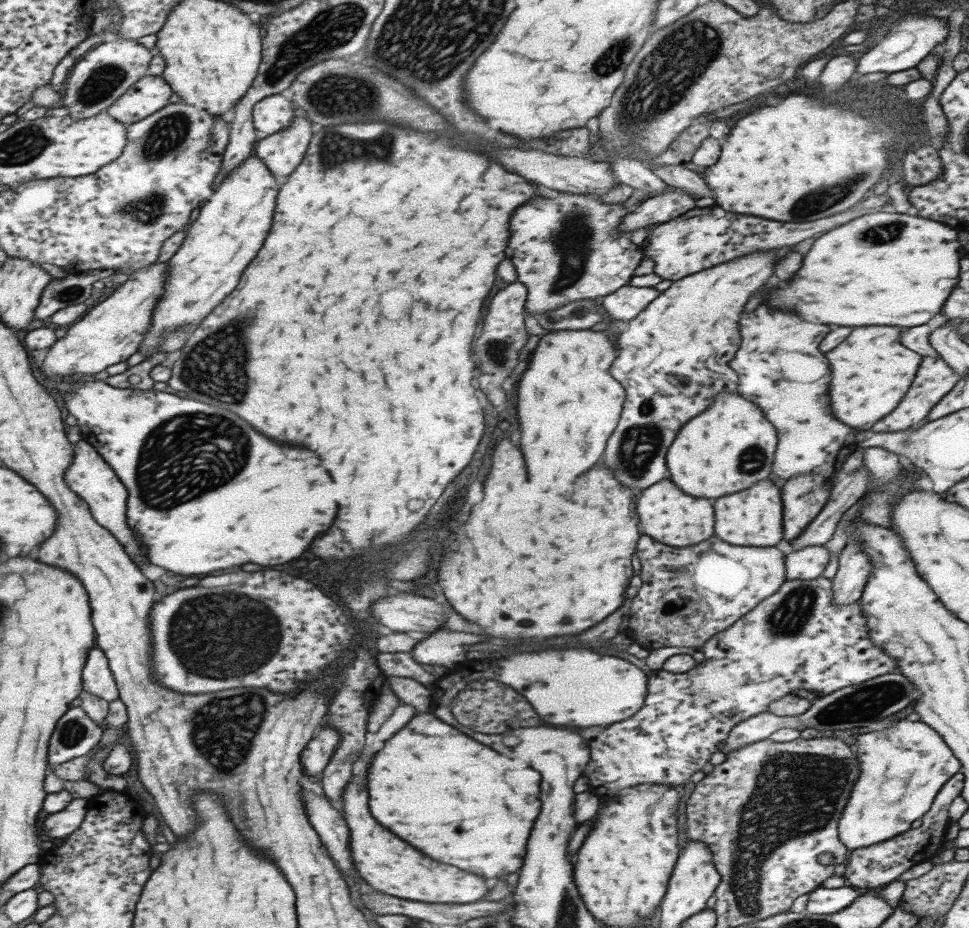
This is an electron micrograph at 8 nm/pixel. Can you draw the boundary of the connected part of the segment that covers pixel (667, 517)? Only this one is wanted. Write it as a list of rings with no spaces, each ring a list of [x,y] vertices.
[[[669,480],[667,482],[657,482],[645,492],[641,492],[637,500],[637,516],[639,524],[643,526],[645,534],[651,536],[653,540],[667,544],[671,548],[687,548],[701,544],[715,536],[715,510],[709,500],[703,498],[693,498],[681,492],[677,486],[673,486]]]

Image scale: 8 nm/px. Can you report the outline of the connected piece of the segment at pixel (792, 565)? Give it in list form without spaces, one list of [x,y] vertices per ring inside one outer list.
[[[809,546],[801,552],[785,554],[785,578],[787,580],[815,580],[823,574],[829,562],[829,550],[823,546]]]

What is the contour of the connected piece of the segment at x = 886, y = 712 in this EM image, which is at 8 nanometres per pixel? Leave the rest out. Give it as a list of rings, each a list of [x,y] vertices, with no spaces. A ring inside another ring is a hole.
[[[885,674],[873,680],[867,680],[863,684],[857,686],[849,686],[849,688],[841,688],[829,696],[823,698],[815,698],[811,702],[811,708],[801,714],[799,718],[779,718],[771,712],[761,712],[757,716],[751,716],[743,722],[739,722],[737,726],[731,728],[727,740],[723,742],[723,748],[719,752],[723,752],[725,756],[733,750],[745,748],[749,744],[757,744],[761,740],[767,740],[775,730],[779,728],[795,728],[795,730],[803,730],[803,728],[815,728],[817,732],[835,732],[835,730],[849,730],[855,726],[869,726],[871,722],[879,722],[885,718],[891,718],[893,714],[897,714],[901,708],[909,706],[911,702],[915,702],[921,696],[921,692],[901,674]]]

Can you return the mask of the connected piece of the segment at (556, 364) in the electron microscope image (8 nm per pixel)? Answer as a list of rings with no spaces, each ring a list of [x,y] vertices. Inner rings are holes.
[[[561,330],[539,340],[517,384],[519,450],[529,482],[549,484],[555,476],[573,480],[599,460],[625,402],[625,390],[607,374],[613,358],[615,350],[601,332]]]

